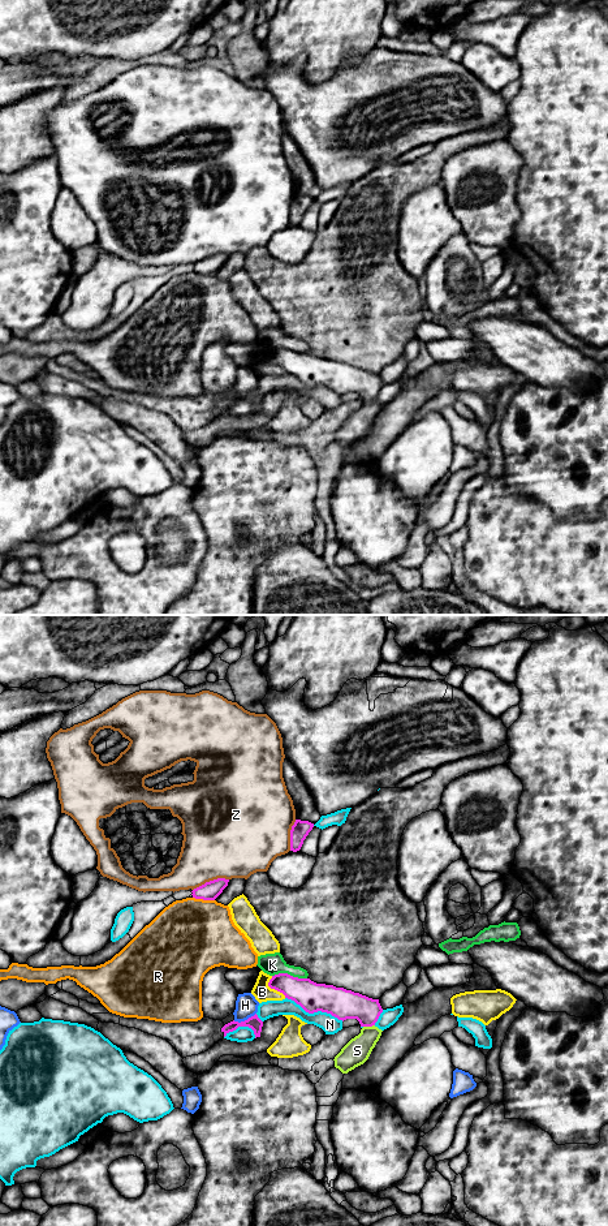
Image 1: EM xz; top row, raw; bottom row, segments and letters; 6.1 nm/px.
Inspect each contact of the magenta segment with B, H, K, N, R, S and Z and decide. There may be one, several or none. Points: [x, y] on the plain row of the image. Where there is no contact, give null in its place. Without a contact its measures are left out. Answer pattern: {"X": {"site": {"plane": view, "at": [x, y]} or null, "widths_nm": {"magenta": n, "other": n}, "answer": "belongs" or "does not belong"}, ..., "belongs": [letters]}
{"B": {"site": {"plane": "xz", "at": [272, 362]}, "widths_nm": {"magenta": 180, "other": 110}, "answer": "does not belong"}, "H": {"site": {"plane": "xz", "at": [245, 395]}, "widths_nm": {"magenta": 80, "other": 140}, "answer": "does not belong"}, "K": {"site": {"plane": "xz", "at": [289, 349]}, "widths_nm": {"magenta": 180, "other": 130}, "answer": "does not belong"}, "N": {"site": {"plane": "xz", "at": [314, 386]}, "widths_nm": {"magenta": 190, "other": 110}, "answer": "does not belong"}, "R": {"site": {"plane": "xz", "at": [203, 274]}, "widths_nm": {"magenta": 110, "other": 480}, "answer": "does not belong"}, "S": {"site": {"plane": "xz", "at": [369, 400]}, "widths_nm": {"magenta": 190, "other": 160}, "answer": "belongs"}, "Z": {"site": {"plane": "xz", "at": [210, 256]}, "widths_nm": {"magenta": 110, "other": 440}, "answer": "does not belong"}, "belongs": ["S"]}

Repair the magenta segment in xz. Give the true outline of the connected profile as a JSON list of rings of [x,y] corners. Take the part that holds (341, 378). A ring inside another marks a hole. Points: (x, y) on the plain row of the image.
[[[288,348],[272,350],[268,361],[294,375],[309,388],[322,386],[342,396],[346,393],[359,396],[361,408],[352,413],[333,434],[335,442],[342,448],[348,448],[368,434],[383,406],[375,400],[383,387],[379,374]]]

